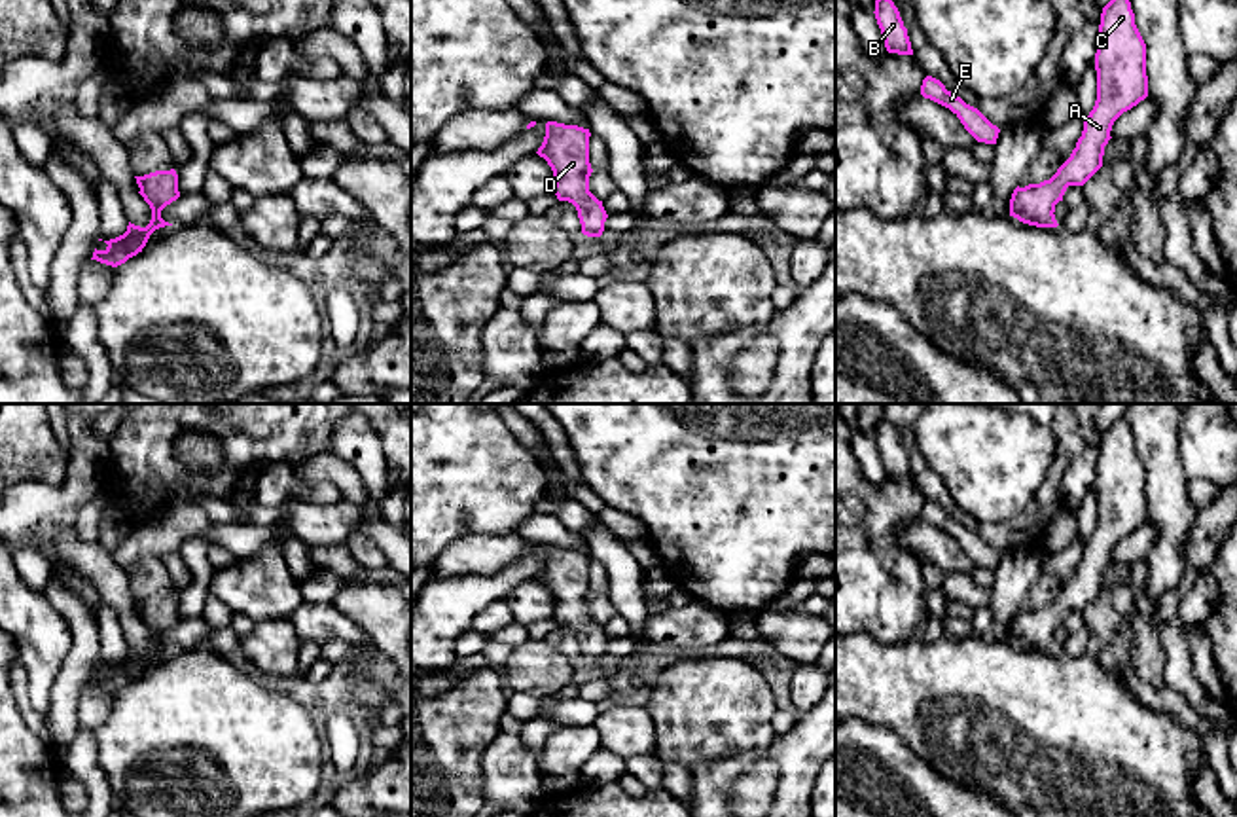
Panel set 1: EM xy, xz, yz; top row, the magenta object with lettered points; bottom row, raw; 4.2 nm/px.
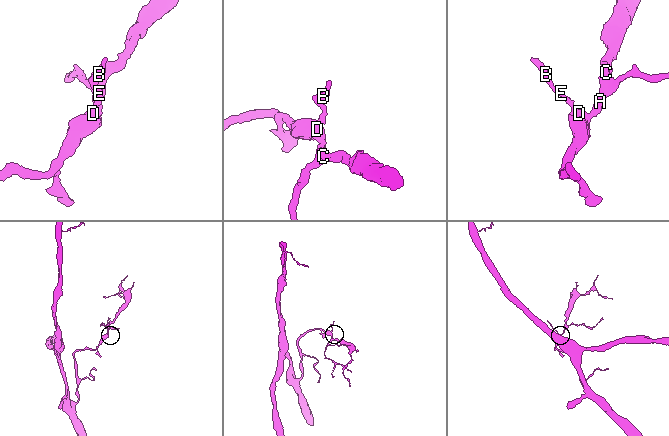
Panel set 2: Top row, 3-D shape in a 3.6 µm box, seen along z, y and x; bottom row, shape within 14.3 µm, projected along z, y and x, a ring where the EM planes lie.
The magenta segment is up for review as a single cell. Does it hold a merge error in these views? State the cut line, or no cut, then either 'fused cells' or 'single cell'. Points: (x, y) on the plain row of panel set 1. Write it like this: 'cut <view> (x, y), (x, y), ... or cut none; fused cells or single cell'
cut none; single cell

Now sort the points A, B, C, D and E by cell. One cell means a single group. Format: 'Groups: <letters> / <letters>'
Groups: A B C D E

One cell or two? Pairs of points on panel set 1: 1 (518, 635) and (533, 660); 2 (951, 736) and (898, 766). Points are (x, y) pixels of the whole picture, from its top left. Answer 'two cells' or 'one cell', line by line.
1: two cells
2: two cells

